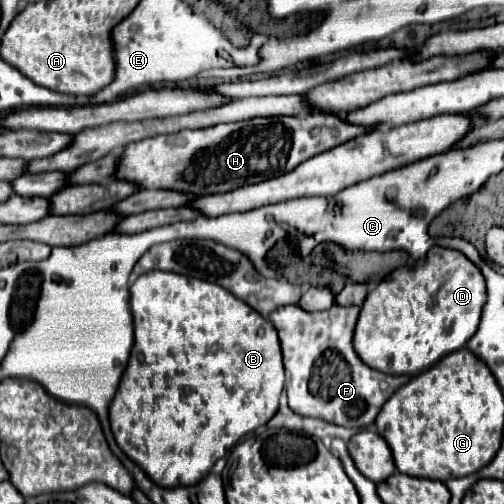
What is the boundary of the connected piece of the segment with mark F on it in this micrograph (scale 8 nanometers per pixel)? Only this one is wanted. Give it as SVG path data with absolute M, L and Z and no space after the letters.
M286 305L270 313L268 319L282 345L284 367L290 373L290 385L286 389L288 405L296 415L322 419L348 429L368 427L374 423L388 397L410 379L406 375L378 373L360 361L352 347L358 313L360 307L340 305L332 305L320 313L302 311L298 305Z

